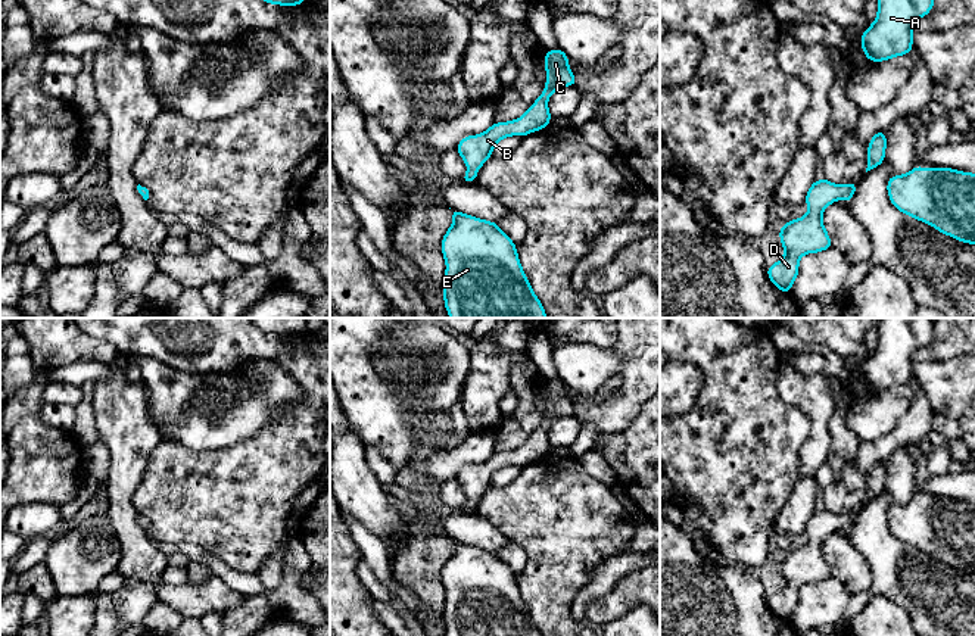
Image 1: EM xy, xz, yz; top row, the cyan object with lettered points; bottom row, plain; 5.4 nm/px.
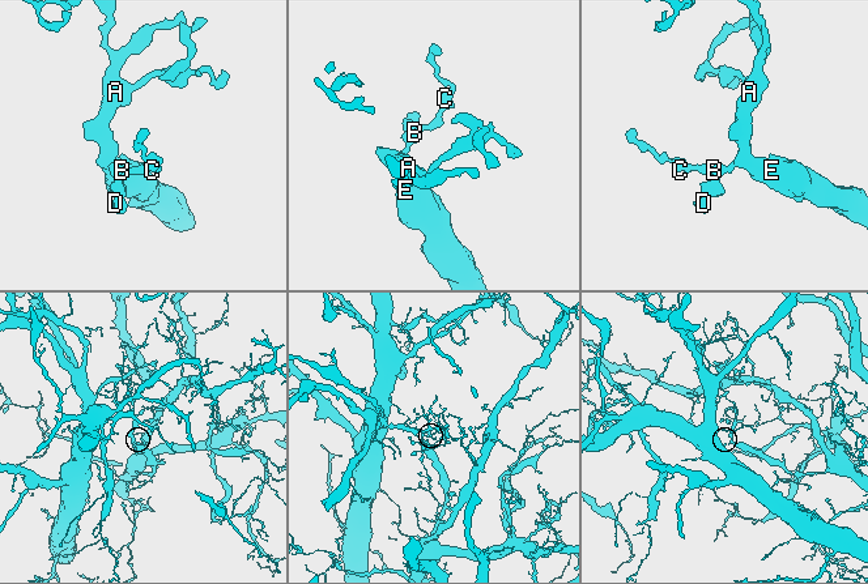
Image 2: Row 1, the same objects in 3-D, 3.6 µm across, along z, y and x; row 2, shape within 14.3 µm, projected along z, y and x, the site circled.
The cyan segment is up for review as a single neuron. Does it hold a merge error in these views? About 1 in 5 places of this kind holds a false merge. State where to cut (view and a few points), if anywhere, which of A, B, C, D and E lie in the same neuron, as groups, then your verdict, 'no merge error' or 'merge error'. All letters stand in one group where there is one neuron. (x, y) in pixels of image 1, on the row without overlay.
cut none; groups A B C D E; no merge error

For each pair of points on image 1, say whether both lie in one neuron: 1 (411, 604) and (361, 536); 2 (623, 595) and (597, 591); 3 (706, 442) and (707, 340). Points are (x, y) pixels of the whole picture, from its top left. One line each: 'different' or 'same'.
1: same
2: different
3: same

